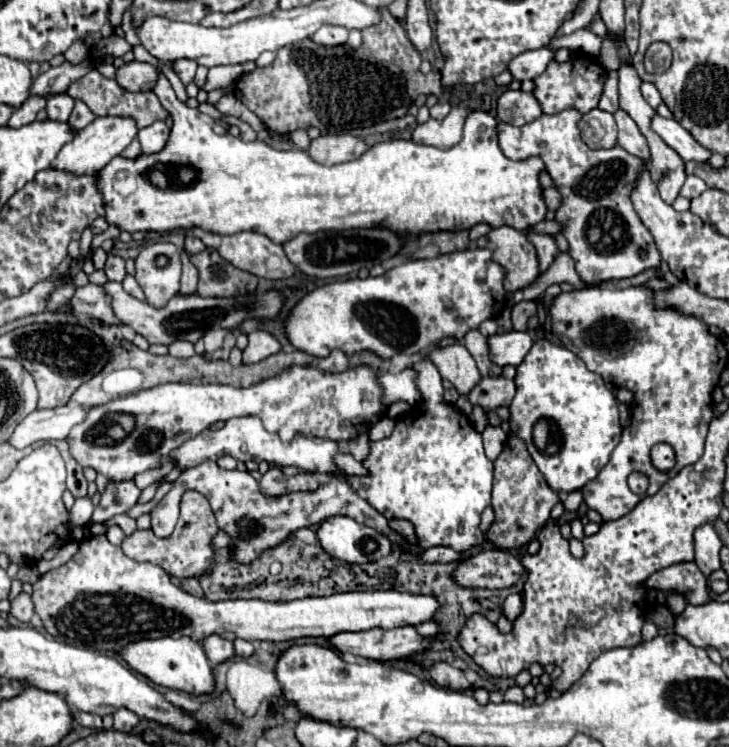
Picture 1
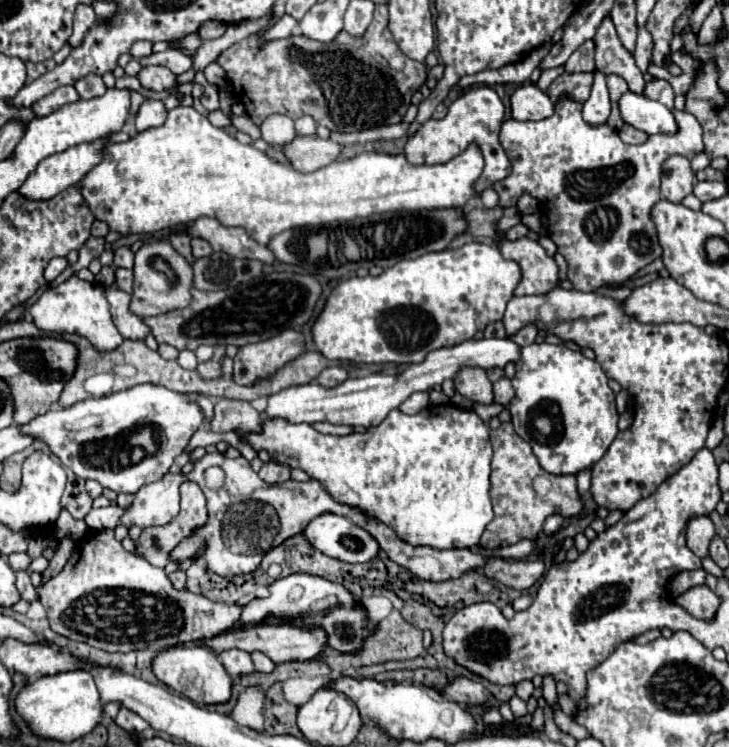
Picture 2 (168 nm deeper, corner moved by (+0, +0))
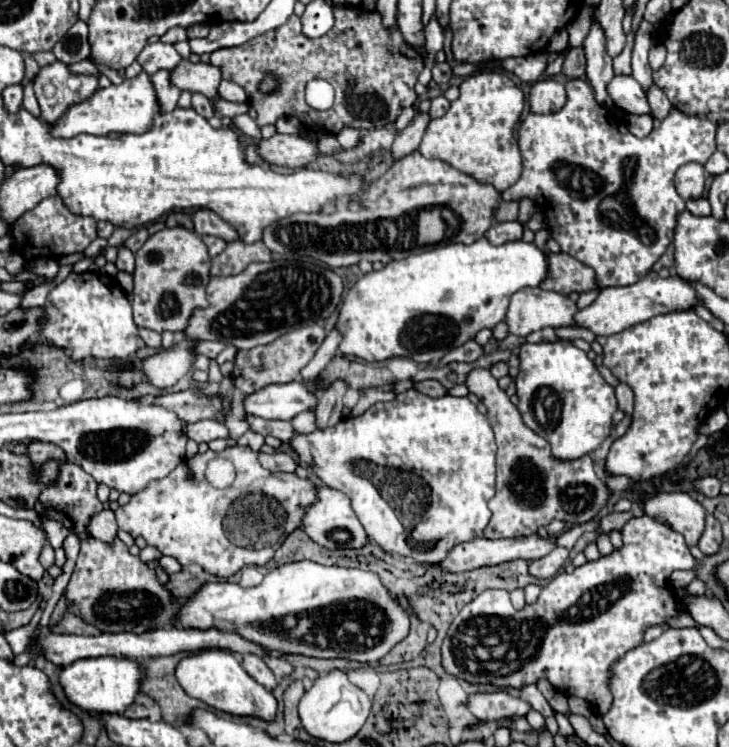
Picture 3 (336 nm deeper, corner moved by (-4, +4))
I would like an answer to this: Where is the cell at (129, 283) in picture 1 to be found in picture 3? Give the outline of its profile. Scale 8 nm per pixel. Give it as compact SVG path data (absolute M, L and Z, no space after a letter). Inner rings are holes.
M120 246L120 248L118 248L116 268L118 268L118 270L124 270L124 272L132 272L132 270L134 270L134 254L132 254L126 246Z

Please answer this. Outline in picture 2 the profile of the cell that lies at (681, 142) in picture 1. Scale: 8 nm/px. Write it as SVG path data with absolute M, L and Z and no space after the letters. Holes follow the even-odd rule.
M626 92L620 98L620 114L626 124L630 124L646 134L674 134L674 132L678 132L674 114L664 104L650 100L642 94Z

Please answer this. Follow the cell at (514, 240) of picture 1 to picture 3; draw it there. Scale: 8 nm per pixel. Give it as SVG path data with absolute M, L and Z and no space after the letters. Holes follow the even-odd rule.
M550 254L550 276L540 284L540 288L568 296L572 292L582 294L598 290L598 280L596 272L580 260L566 254Z

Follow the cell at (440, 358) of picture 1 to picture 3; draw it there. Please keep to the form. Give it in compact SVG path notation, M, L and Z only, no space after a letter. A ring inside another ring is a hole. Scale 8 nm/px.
M474 368L466 378L466 386L488 408L488 422L498 446L496 494L490 500L492 518L484 528L484 536L490 540L530 536L538 528L546 528L554 518L566 524L586 524L596 518L596 514L608 504L610 490L596 474L592 458L580 456L578 460L558 460L552 452L546 456L546 448L550 448L550 444L534 430L526 428L518 408L510 402L506 392L500 390L490 370Z

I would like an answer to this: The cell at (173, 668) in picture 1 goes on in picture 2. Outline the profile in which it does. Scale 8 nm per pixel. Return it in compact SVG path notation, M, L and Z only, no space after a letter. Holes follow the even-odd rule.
M206 646L168 648L154 656L152 672L168 688L176 690L178 694L190 698L196 704L222 704L222 702L228 702L228 698L230 698L232 680L212 648L206 648Z

